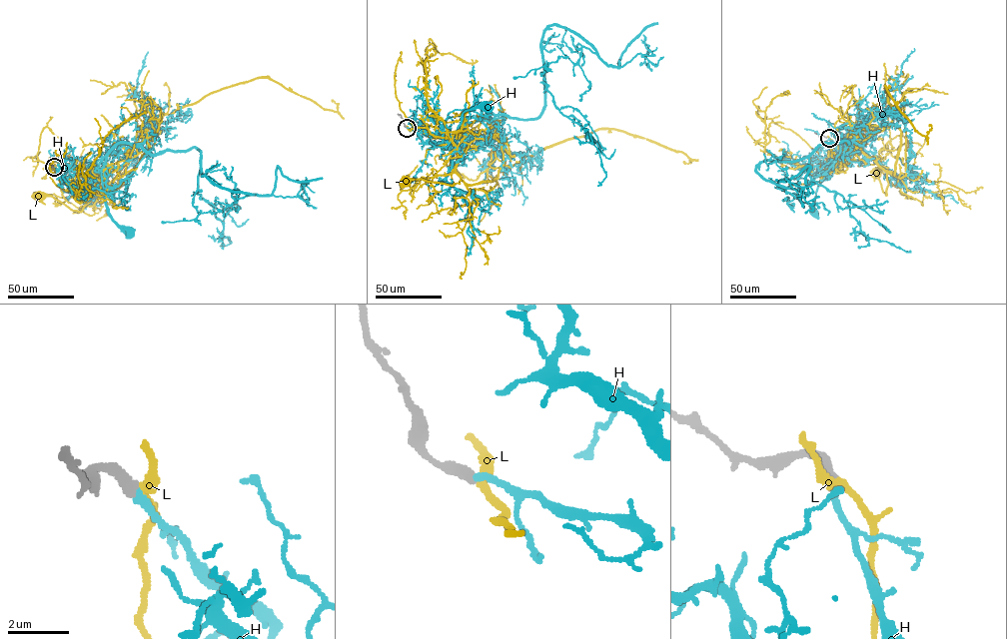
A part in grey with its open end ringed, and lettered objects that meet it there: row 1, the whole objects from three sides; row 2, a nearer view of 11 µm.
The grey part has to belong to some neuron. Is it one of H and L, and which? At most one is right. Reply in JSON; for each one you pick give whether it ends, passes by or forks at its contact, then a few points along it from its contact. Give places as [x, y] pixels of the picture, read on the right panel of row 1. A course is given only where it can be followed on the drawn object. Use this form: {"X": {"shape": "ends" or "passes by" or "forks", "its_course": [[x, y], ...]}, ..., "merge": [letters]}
{"H": {"shape": "ends", "its_course": [[829, 138], [833, 149], [848, 148], [850, 157], [854, 145], [847, 140], [831, 173], [817, 188], [814, 213]]}, "merge": ["H"]}

